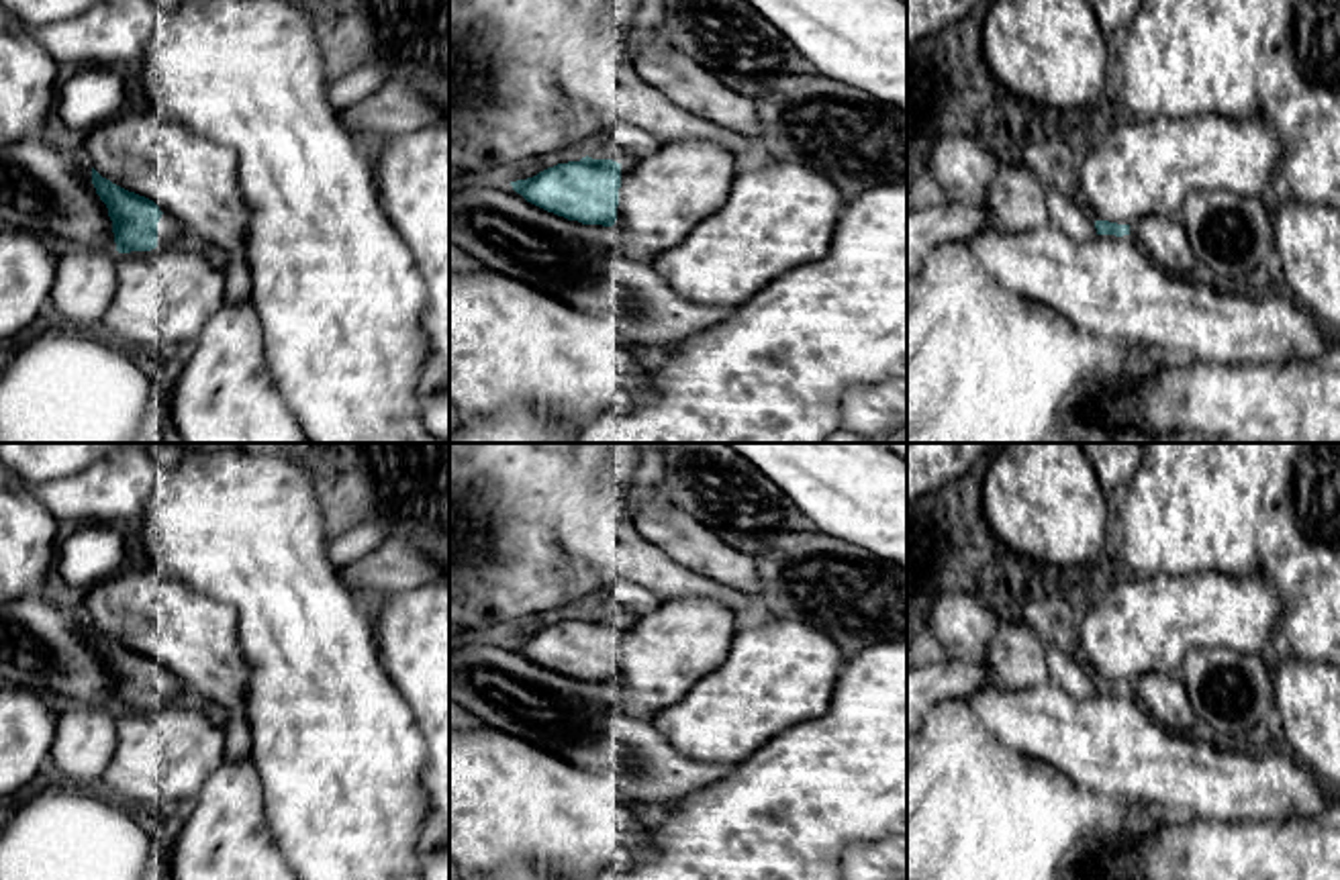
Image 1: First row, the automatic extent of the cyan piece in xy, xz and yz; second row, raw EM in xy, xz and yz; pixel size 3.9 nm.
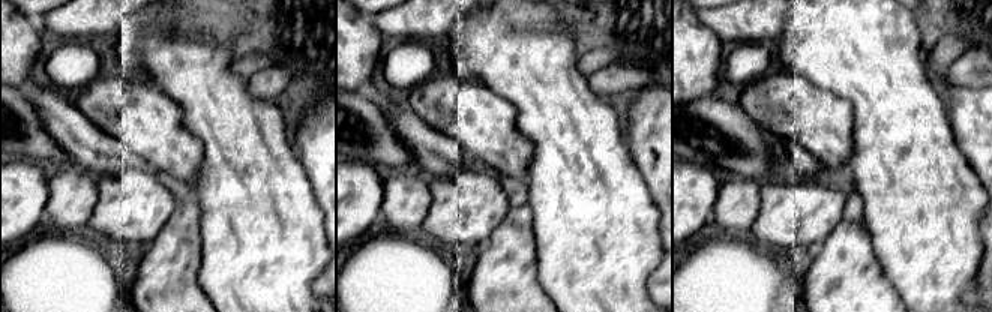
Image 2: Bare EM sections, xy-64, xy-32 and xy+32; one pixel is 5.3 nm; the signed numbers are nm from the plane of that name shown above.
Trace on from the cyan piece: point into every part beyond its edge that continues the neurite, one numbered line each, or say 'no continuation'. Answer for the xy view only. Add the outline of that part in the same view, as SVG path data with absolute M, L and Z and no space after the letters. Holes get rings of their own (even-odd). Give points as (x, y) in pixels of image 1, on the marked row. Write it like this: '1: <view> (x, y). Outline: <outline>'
1: xy (170, 231). Outline: M161 214L157 223L157 245L180 245L186 235L188 233L176 218Z

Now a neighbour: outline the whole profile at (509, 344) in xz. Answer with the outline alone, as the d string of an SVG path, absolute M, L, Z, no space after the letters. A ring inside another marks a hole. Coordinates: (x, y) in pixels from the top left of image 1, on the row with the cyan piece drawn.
M449 272L449 400L462 419L502 412L515 404L568 423L578 435L607 412L635 408L650 380L621 337L619 316L588 316L515 278L482 272Z

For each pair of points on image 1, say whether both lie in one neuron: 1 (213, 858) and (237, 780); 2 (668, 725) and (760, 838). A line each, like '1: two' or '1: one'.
1: one
2: two

